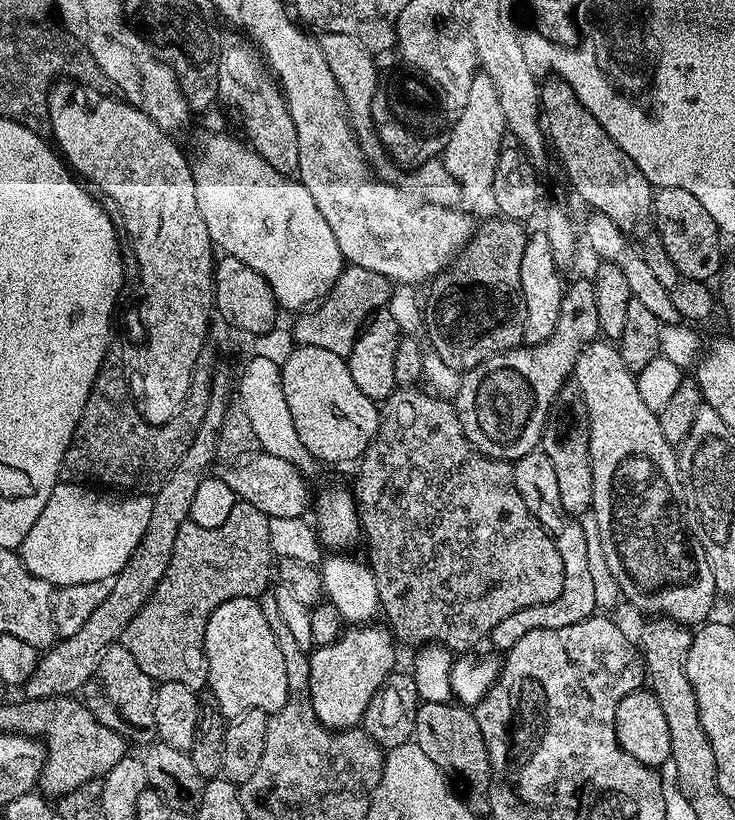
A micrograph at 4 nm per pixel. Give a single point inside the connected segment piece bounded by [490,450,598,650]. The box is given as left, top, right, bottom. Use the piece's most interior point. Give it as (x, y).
(534, 475)

